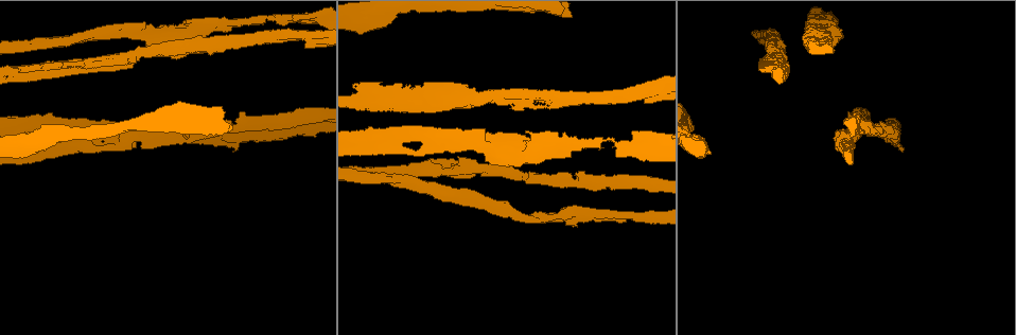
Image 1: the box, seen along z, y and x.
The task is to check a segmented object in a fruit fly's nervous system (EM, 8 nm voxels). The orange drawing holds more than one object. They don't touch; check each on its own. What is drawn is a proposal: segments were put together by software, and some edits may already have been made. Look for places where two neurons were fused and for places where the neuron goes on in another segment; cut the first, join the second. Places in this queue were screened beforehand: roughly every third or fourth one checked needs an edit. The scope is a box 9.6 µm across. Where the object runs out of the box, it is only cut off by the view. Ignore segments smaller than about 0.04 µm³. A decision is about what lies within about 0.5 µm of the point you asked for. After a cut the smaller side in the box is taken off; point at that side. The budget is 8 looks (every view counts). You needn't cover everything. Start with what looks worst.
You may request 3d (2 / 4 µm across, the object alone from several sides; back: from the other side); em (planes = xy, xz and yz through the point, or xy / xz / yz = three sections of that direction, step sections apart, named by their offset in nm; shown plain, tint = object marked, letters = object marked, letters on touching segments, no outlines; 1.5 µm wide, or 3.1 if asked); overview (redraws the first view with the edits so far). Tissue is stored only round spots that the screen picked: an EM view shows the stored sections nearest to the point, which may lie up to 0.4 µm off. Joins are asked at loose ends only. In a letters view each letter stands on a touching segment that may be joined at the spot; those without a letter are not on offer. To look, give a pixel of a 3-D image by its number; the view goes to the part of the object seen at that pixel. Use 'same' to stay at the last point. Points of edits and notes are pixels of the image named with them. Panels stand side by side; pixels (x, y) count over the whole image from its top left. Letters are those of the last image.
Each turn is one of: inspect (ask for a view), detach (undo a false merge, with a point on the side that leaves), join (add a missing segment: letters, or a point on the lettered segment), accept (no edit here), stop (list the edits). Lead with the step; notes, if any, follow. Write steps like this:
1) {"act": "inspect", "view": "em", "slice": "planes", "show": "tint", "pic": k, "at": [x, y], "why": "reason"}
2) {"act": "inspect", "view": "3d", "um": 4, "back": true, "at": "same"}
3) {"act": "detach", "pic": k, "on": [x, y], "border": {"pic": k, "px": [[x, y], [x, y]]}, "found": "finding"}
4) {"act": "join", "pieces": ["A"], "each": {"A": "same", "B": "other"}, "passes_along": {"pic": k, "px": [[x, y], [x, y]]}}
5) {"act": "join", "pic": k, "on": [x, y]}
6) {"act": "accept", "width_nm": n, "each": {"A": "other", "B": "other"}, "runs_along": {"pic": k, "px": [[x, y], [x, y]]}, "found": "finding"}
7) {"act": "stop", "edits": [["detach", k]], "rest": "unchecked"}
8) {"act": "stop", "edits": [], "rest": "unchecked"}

{"act": "inspect", "view": "3d", "um": 4, "pic": 1, "at": [573, 225], "why": "free end"}

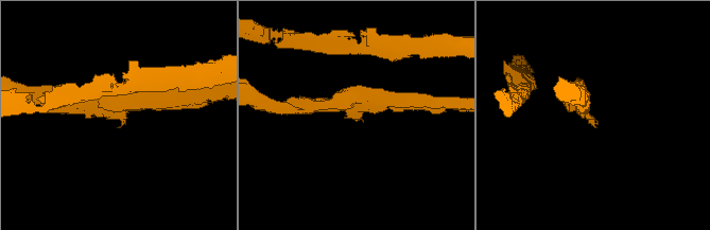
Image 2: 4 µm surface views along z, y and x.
{"act": "inspect", "view": "em", "slice": "xz", "step": 8, "show": "letters", "pic": 2, "at": [593, 126]}

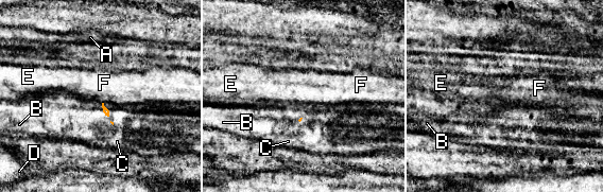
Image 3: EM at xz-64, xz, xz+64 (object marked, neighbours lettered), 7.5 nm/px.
{"act": "inspect", "view": "em", "slice": "planes", "show": "letters", "at": "same"}

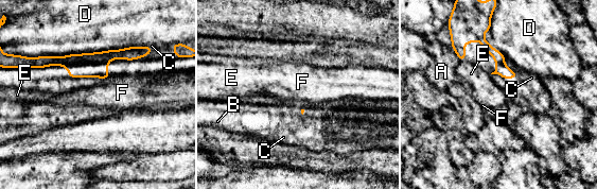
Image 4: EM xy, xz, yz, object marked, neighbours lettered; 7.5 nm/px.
{"act": "accept", "longest_contact_nm": ["D", 850], "each": {"A": "other", "B": "other", "C": "other", "D": "other", "E": "other", "F": "other"}, "runs_along": {"pic": 4, "px": [[140, 54], [41, 64]]}, "found": "no lettered segment goes on from it"}

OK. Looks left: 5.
{"act": "inspect", "view": "em", "slice": "planes", "show": "letters", "pic": 1, "at": [230, 127], "why": "thick end"}

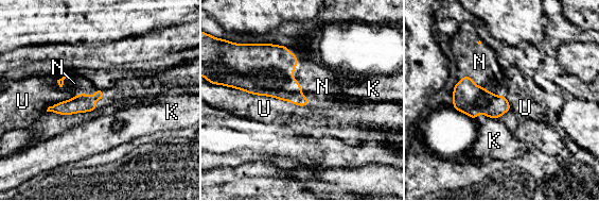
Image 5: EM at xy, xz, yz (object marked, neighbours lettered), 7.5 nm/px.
{"act": "join", "pieces": ["N"], "longest_contact_nm": ["U", 600], "each": {"K": "other", "N": "same", "U": "other"}, "found": "it goes on there"}

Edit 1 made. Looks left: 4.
{"act": "inspect", "view": "3d", "um": 4, "pic": 1, "at": [484, 130], "why": "thick end"}

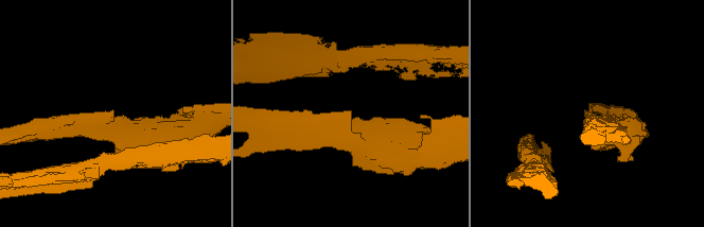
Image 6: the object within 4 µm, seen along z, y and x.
{"act": "inspect", "view": "em", "slice": "planes", "show": "letters", "pic": 6, "at": [351, 110], "why": "now the EM"}

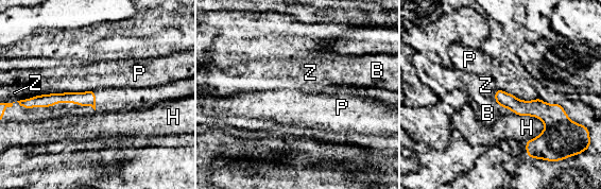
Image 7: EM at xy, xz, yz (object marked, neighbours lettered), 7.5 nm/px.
{"act": "accept", "each": {"B": "other", "H": "other", "P": "other", "Z": "other"}, "runs_along": {"pic": 7, "px": [[497, 92], [519, 107], [557, 110]]}, "found": "none of them fits"}

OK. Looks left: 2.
{"act": "stop", "edits": [["join", 5]], "rest": "unchecked"}

